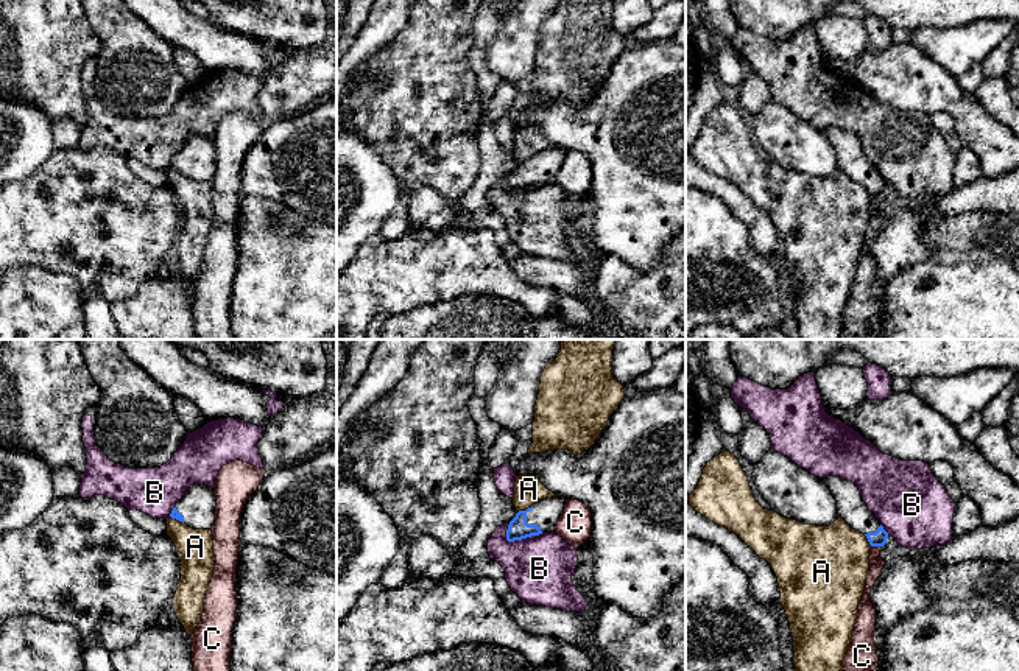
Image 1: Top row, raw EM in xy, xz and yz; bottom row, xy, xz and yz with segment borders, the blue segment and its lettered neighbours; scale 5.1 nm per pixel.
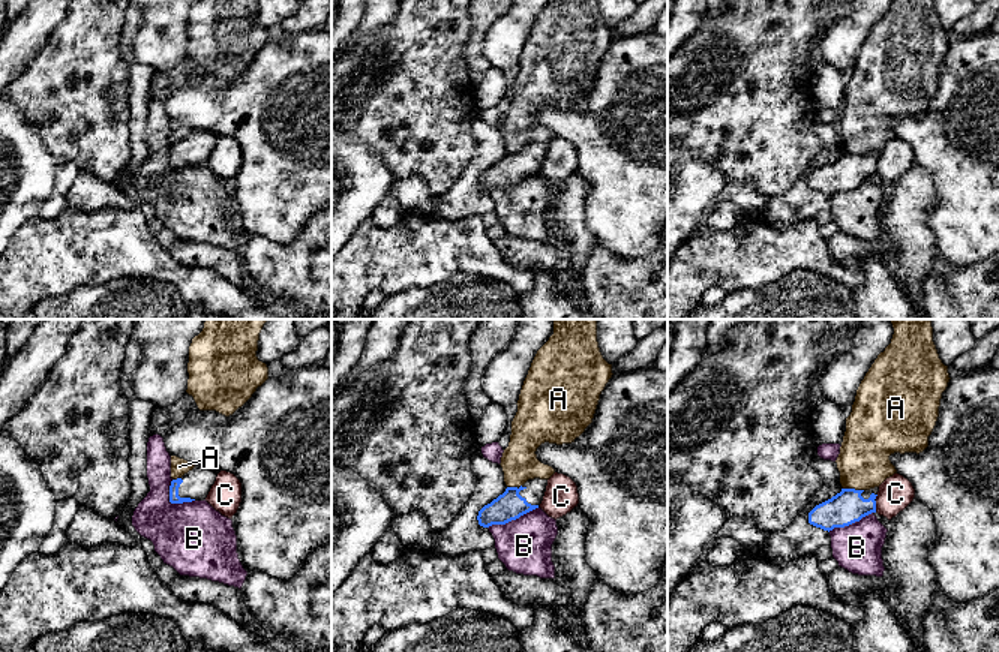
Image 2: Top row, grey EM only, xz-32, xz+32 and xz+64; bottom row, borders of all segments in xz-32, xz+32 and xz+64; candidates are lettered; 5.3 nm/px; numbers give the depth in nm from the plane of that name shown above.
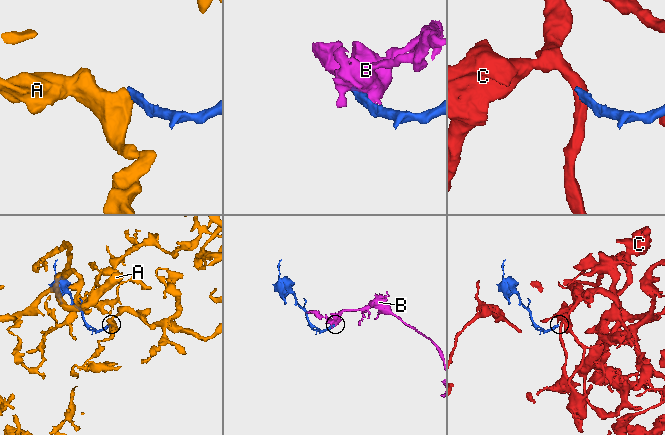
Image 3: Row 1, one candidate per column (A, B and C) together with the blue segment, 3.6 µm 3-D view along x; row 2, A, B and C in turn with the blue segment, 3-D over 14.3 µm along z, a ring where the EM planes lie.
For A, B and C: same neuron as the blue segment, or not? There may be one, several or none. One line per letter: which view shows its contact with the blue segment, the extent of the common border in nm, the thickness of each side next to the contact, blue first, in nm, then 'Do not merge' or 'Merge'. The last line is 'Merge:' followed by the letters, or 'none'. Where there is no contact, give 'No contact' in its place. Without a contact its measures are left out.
A: Touches blue in xz. Shared border 90 nm. Thickness 110 nm (blue) against 150 nm. Do not merge
B: Touches blue in xz. Shared border 200 nm. Thickness 110 nm (blue) against 340 nm. Do not merge
C: Touches blue in yz. Shared border 60 nm. Thickness 80 nm (blue) against 80 nm. Do not merge
Merge: none

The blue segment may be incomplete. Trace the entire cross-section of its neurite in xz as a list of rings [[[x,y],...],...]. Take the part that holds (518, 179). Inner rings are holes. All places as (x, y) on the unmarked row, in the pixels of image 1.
[[[552,148],[538,153],[527,162],[519,162],[508,176],[506,191],[514,193],[542,184],[553,184],[559,167],[564,162],[564,156],[564,148]]]

